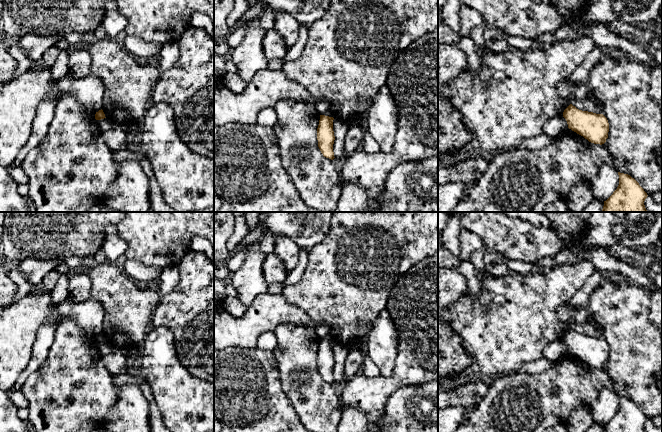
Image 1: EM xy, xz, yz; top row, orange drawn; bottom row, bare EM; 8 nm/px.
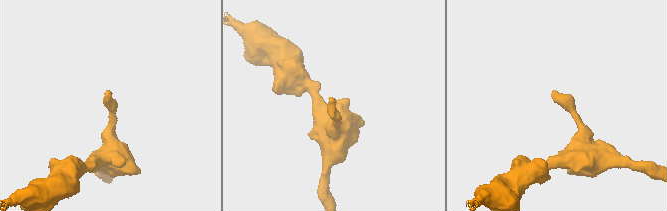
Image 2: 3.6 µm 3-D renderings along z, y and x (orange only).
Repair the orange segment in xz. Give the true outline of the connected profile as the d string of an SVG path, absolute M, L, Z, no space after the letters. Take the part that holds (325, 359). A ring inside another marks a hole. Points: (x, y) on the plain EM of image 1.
M320 339L319 349L317 352L318 371L324 381L333 384L333 368L335 364L333 355L333 341Z

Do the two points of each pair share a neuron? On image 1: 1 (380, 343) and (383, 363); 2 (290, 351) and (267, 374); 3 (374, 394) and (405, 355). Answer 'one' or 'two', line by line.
1: one
2: two
3: one

